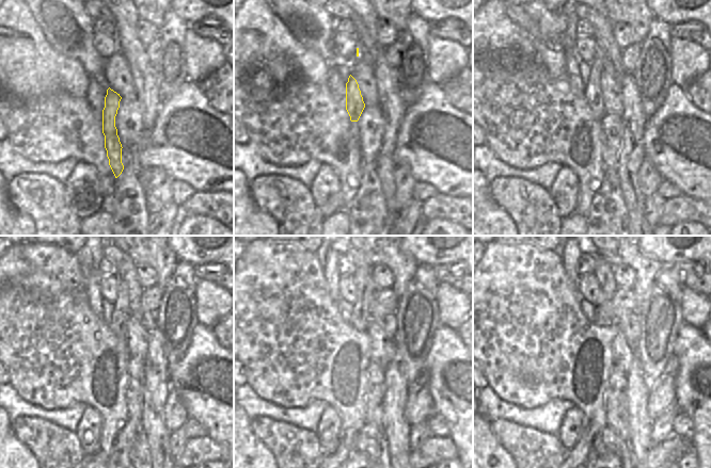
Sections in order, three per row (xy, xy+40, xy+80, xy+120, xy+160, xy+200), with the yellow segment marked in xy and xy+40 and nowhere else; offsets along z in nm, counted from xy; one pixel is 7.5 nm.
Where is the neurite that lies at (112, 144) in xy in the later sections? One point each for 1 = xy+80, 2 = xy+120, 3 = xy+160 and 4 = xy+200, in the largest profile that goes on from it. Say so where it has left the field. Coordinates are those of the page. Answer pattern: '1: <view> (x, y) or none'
1: xy+80 (593, 90)
2: xy+120 (121, 312)
3: xy+160 (362, 315)
4: xy+200 (604, 316)

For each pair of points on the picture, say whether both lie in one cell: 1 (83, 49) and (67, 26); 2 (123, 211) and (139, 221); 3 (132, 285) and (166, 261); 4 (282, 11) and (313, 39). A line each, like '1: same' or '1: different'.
1: same
2: same
3: different
4: same

